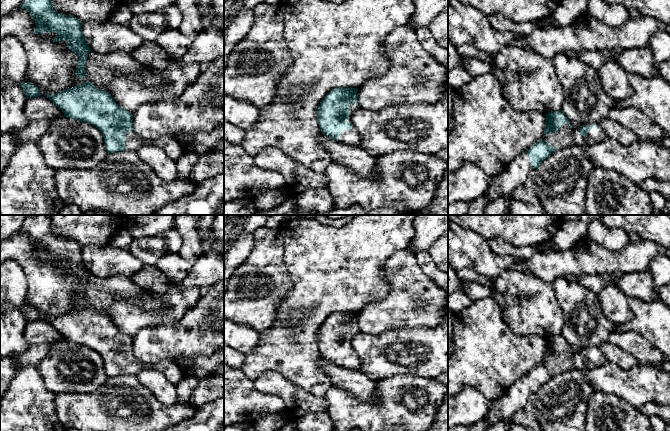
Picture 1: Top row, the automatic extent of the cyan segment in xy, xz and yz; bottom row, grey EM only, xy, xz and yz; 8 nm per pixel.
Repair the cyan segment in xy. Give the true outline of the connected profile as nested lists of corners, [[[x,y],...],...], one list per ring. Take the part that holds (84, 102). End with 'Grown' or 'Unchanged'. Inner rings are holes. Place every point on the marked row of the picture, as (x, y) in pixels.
[[[91,82],[44,96],[52,100],[65,117],[88,122],[99,129],[108,153],[136,152],[146,145],[134,131],[133,114],[118,106],[110,92],[97,89]]]. Grown

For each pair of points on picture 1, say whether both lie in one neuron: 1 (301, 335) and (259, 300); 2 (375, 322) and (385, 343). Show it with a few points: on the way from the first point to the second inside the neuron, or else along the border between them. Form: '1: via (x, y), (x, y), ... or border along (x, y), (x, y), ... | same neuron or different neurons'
1: border along (287, 292), (276, 319), (261, 331) | different neurons
2: border along (403, 327), (379, 334), (359, 331) | different neurons

